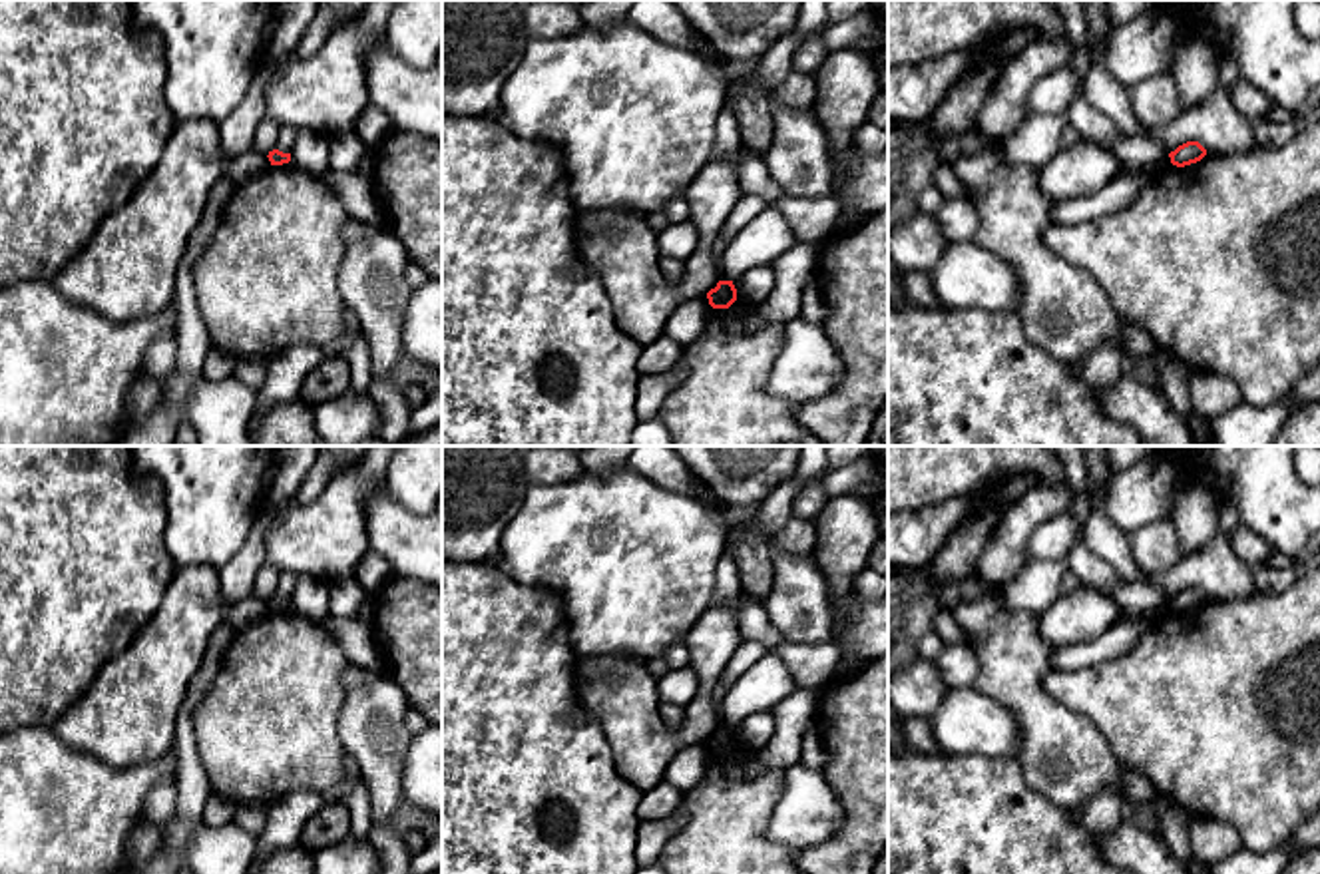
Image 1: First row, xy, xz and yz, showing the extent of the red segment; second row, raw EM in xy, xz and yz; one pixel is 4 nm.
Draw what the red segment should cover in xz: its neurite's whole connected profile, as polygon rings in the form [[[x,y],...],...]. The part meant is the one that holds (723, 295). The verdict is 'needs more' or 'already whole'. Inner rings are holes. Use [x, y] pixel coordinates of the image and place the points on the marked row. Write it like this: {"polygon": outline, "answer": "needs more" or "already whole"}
{"polygon": [[[719,281],[715,289],[707,293],[713,309],[729,309],[737,301],[737,289],[733,281]]], "answer": "already whole"}

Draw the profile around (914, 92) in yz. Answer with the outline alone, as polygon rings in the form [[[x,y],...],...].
[[[974,46],[932,62],[888,68],[888,119],[918,123],[930,117],[978,60],[980,52]]]

